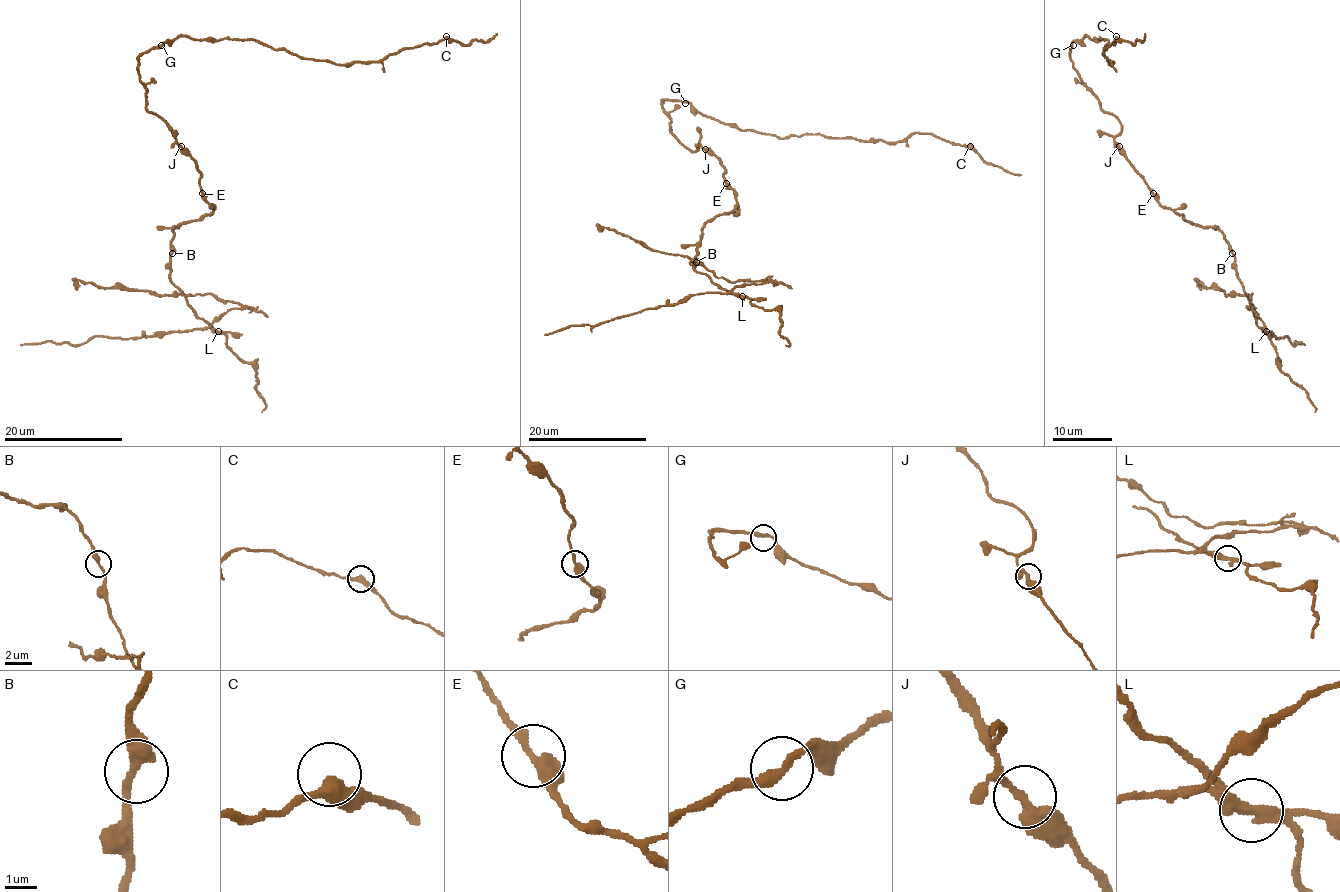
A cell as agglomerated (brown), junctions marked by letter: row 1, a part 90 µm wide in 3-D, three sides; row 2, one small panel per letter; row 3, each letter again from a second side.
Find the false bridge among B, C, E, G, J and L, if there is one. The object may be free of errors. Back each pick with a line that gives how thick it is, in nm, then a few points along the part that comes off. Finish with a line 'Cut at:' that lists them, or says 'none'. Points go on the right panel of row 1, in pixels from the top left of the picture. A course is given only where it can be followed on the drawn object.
L: 360 nm thick; foreign part runs (1266, 332), (1257, 324), (1254, 308), (1250, 305), (1251, 293), (1226, 295), (1198, 281), (1201, 290)
Cut at: L

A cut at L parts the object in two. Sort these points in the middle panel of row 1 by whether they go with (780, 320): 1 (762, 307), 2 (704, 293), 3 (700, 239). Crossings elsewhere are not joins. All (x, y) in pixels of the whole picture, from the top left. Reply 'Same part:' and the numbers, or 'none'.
Same part: 1, 3

